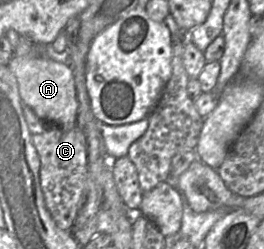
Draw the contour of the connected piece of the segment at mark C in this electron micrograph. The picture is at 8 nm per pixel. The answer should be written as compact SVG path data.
M24 105L23 115L30 132L31 141L40 160L40 186L44 201L56 226L65 231L72 229L87 180L87 141L79 127L63 130L59 126L40 119Z

